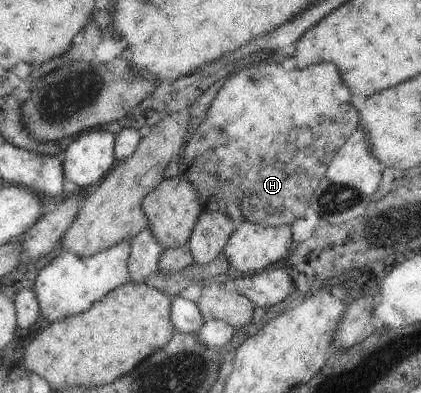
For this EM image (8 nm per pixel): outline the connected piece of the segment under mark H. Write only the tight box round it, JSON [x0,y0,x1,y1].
[178,62,358,225]

